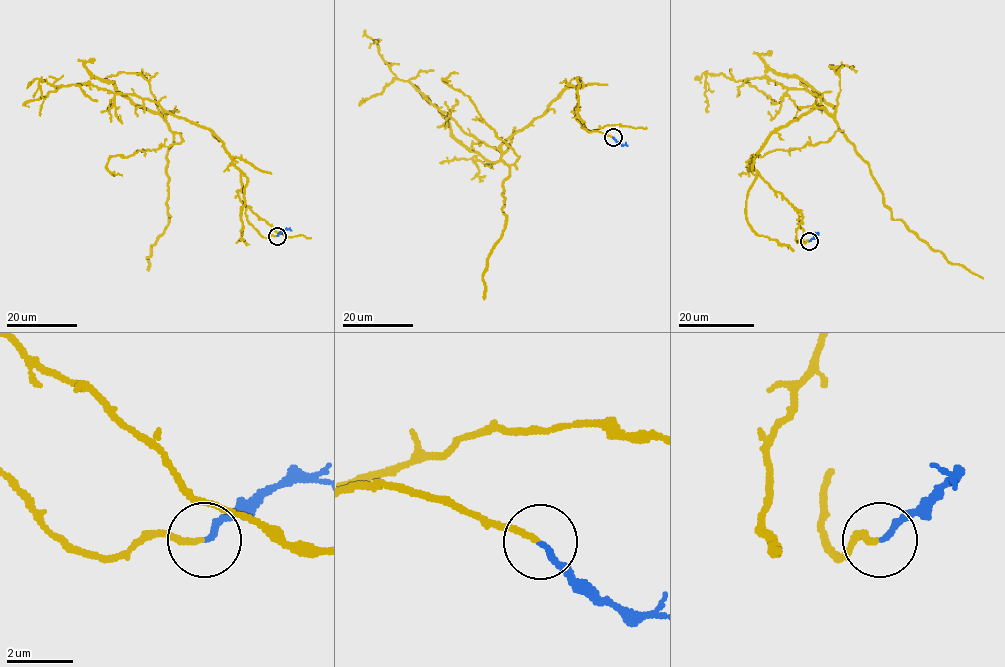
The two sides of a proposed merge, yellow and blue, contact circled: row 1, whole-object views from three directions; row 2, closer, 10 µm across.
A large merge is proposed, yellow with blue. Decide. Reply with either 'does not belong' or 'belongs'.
belongs

